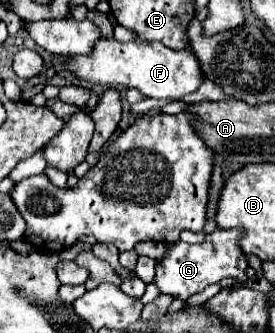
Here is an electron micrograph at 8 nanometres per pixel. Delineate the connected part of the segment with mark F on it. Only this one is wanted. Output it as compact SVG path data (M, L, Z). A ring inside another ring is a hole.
M98 39L98 45L88 55L82 57L64 57L64 65L68 71L74 73L74 77L88 81L92 85L122 85L122 87L134 87L146 97L156 97L156 99L180 99L188 93L194 93L204 77L200 71L200 63L194 57L190 49L174 51L164 47L162 43L154 41L142 41L134 39L128 43L120 43L116 39Z

